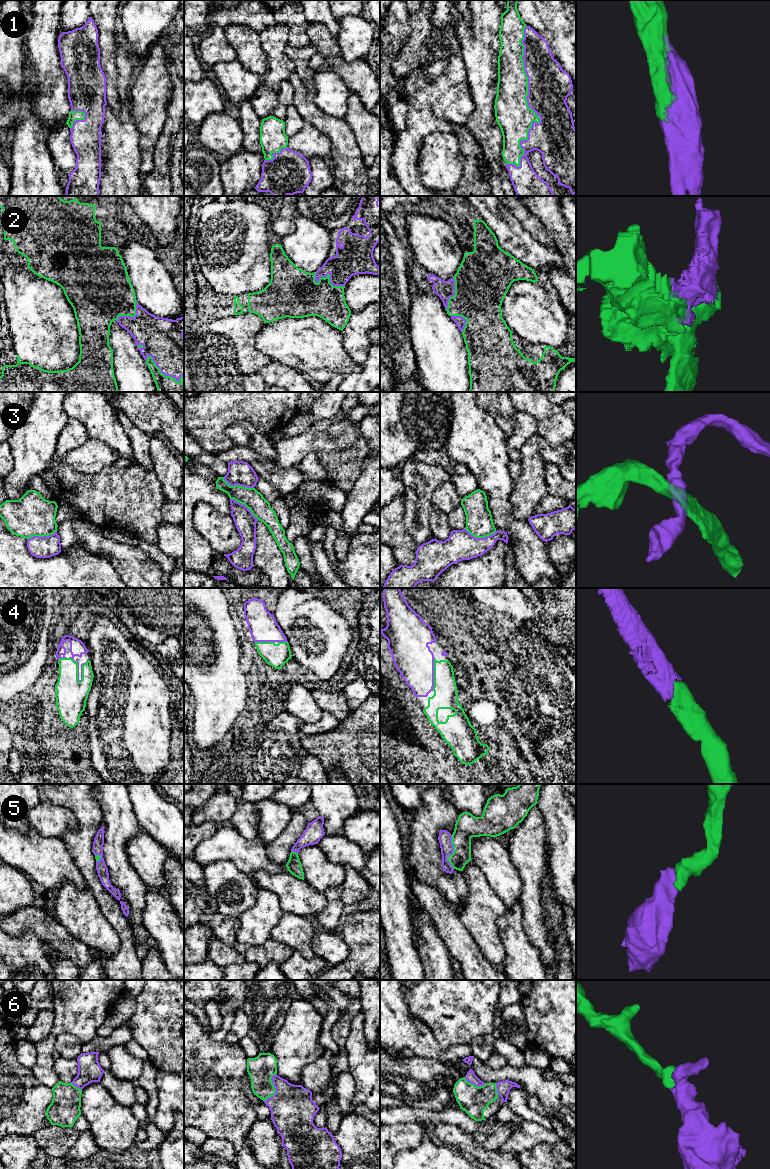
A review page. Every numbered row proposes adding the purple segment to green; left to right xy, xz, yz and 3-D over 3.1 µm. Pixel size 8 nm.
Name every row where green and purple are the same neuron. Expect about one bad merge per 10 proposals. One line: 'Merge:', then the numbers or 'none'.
Merge: 1, 2, 4, 5, 6

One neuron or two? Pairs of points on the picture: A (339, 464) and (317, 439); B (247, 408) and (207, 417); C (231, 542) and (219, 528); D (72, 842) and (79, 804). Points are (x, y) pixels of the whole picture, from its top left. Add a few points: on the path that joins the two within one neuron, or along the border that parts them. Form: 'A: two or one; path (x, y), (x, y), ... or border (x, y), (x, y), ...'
A: two; border (351, 444), (331, 452), (316, 453)
B: one; path (237, 408), (217, 408)
C: one; path (228, 539), (220, 531)
D: one; path (81, 833), (83, 831), (83, 813)

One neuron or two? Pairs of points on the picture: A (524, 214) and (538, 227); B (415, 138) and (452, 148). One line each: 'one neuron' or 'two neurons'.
A: one neuron
B: two neurons

